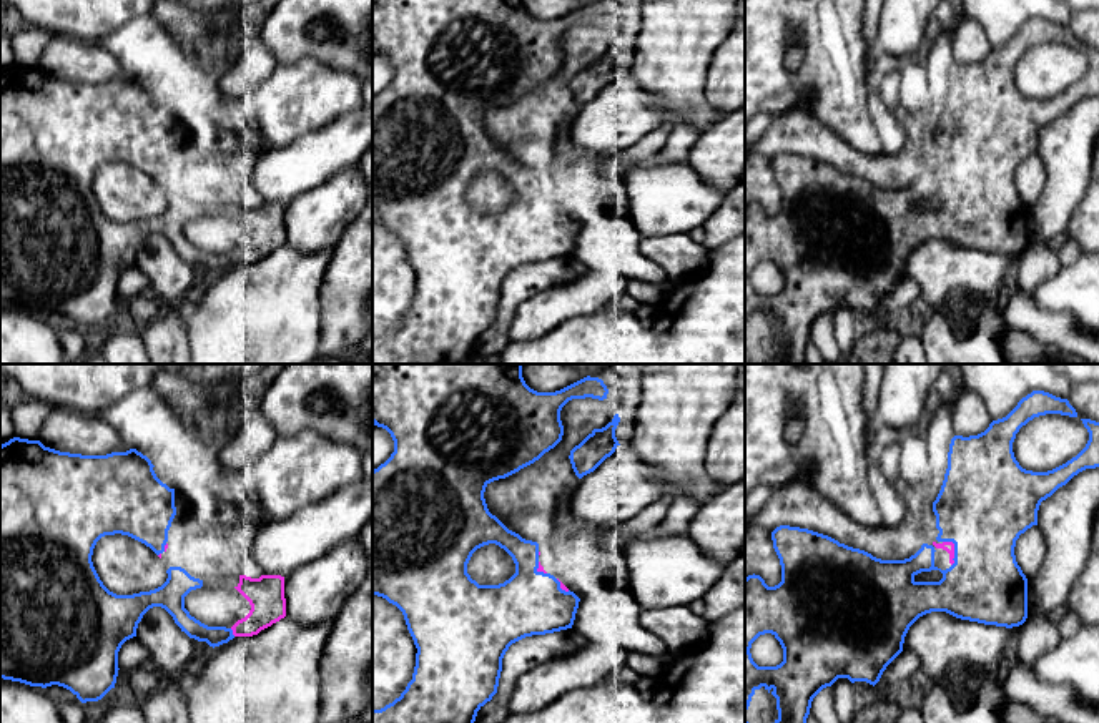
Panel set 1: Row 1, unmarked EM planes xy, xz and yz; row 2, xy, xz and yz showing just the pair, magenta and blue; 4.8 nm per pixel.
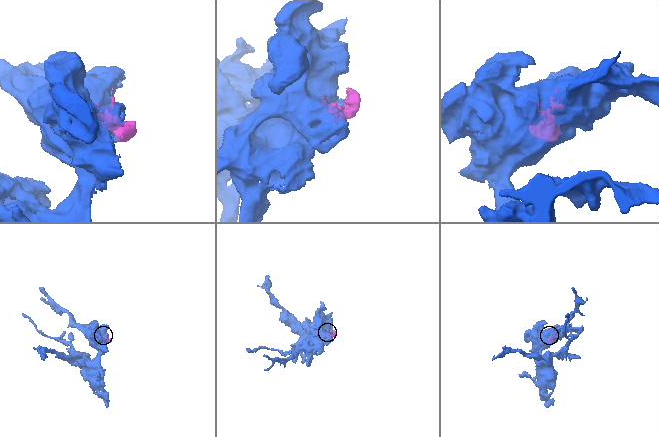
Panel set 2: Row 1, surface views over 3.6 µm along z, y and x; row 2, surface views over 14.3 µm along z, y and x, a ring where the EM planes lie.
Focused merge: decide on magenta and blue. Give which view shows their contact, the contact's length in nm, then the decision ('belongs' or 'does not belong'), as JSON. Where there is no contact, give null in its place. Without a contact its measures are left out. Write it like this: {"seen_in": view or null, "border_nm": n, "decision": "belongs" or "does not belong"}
{"seen_in": "yz", "border_nm": 130, "decision": "belongs"}

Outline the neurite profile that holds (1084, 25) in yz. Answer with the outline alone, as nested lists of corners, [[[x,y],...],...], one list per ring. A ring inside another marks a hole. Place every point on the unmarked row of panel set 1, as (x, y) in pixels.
[[[1099,10],[1072,12],[1067,28],[1079,47],[1099,50]]]

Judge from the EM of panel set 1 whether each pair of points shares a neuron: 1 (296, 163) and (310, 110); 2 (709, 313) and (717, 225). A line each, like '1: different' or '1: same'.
1: different
2: different

